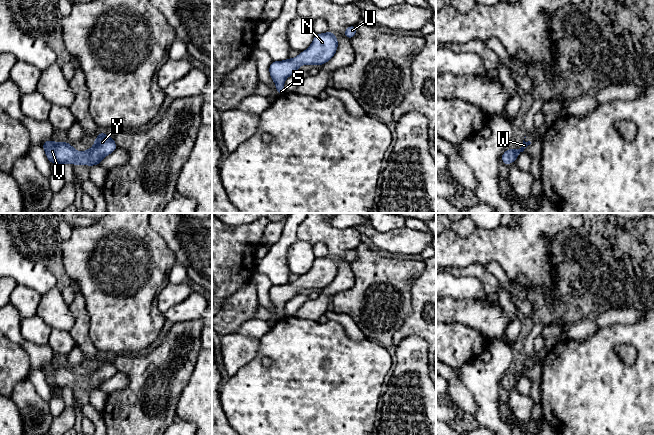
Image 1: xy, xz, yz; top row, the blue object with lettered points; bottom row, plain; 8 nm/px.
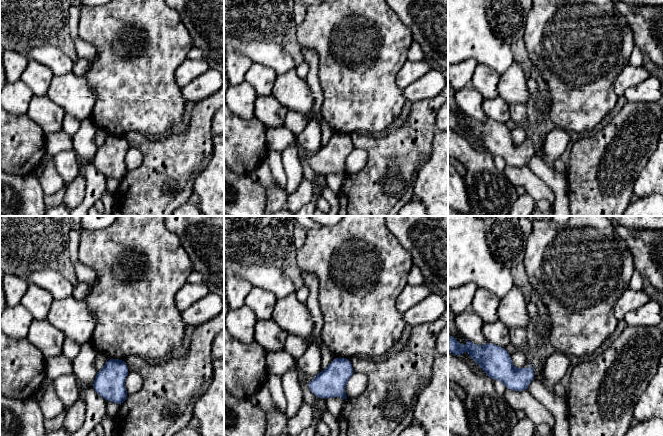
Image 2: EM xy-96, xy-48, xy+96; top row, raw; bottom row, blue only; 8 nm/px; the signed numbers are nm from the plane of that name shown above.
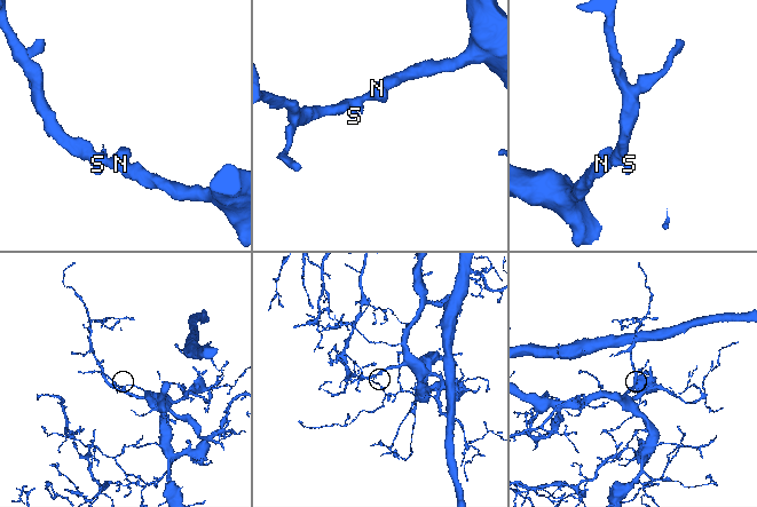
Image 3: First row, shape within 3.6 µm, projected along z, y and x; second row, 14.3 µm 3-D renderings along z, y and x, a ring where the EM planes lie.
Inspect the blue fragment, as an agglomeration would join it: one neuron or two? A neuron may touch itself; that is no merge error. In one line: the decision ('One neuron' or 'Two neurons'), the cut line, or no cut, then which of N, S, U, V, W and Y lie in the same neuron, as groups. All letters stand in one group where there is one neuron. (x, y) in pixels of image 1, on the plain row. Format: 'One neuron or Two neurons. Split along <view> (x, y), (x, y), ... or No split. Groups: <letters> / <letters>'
One neuron. No split. Groups: N S U V W Y

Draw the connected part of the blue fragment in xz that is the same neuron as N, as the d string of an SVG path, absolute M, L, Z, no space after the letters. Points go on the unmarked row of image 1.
M331 255L315 258L311 269L298 280L284 285L272 285L269 298L276 309L278 319L285 317L284 306L294 298L301 289L324 289L331 284L338 272L338 263Z

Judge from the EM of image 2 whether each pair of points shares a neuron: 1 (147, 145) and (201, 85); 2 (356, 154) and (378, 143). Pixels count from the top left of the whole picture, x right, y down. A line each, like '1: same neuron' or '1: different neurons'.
1: different neurons
2: different neurons

